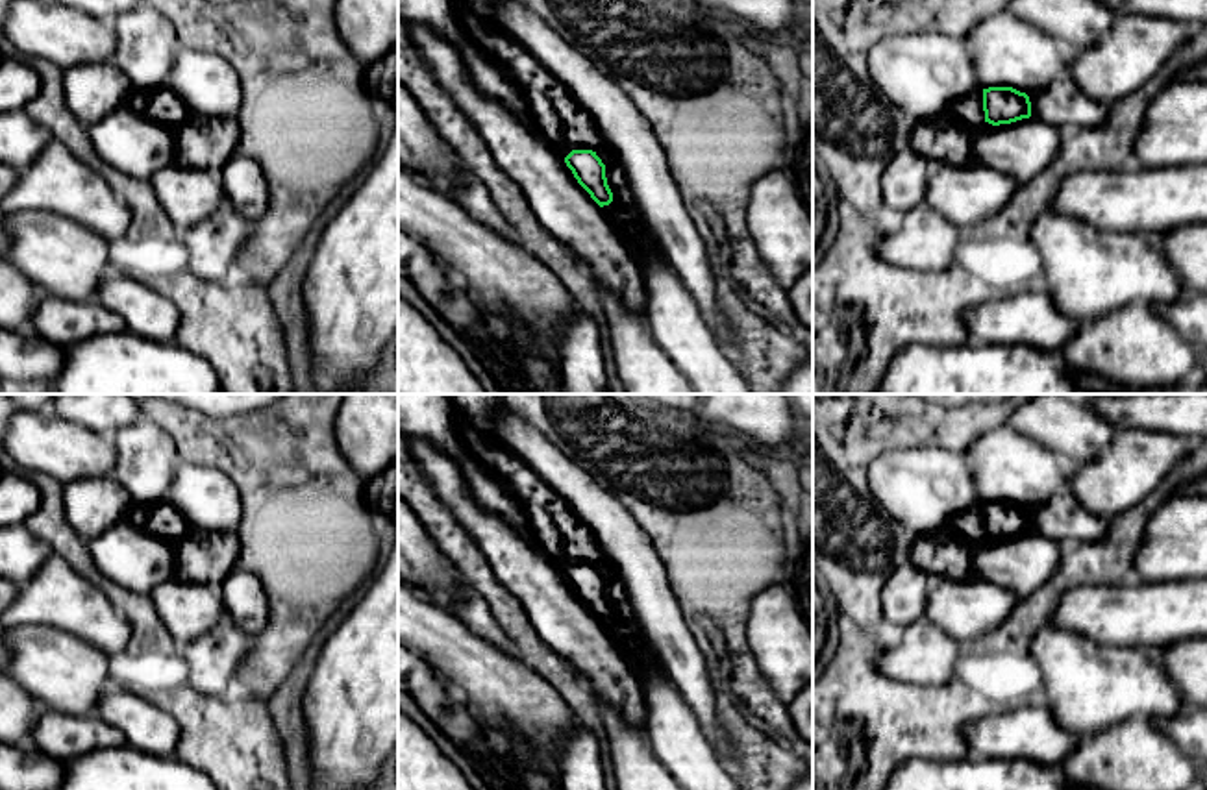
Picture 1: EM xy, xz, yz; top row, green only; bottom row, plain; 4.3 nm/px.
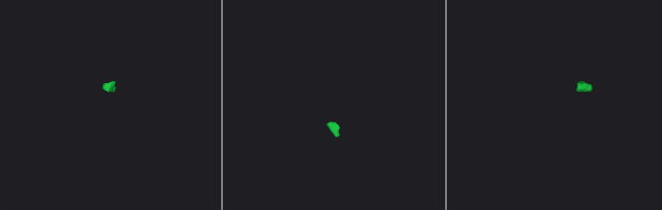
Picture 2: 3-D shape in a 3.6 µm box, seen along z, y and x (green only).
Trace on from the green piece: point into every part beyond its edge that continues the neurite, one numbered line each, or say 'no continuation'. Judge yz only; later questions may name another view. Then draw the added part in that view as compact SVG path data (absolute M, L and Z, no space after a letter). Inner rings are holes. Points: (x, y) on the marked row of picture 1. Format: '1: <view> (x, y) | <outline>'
1: yz (969, 111) | M983 89L966 96L961 102L955 102L946 109L944 117L950 120L976 131L985 126L985 111L983 111Z

